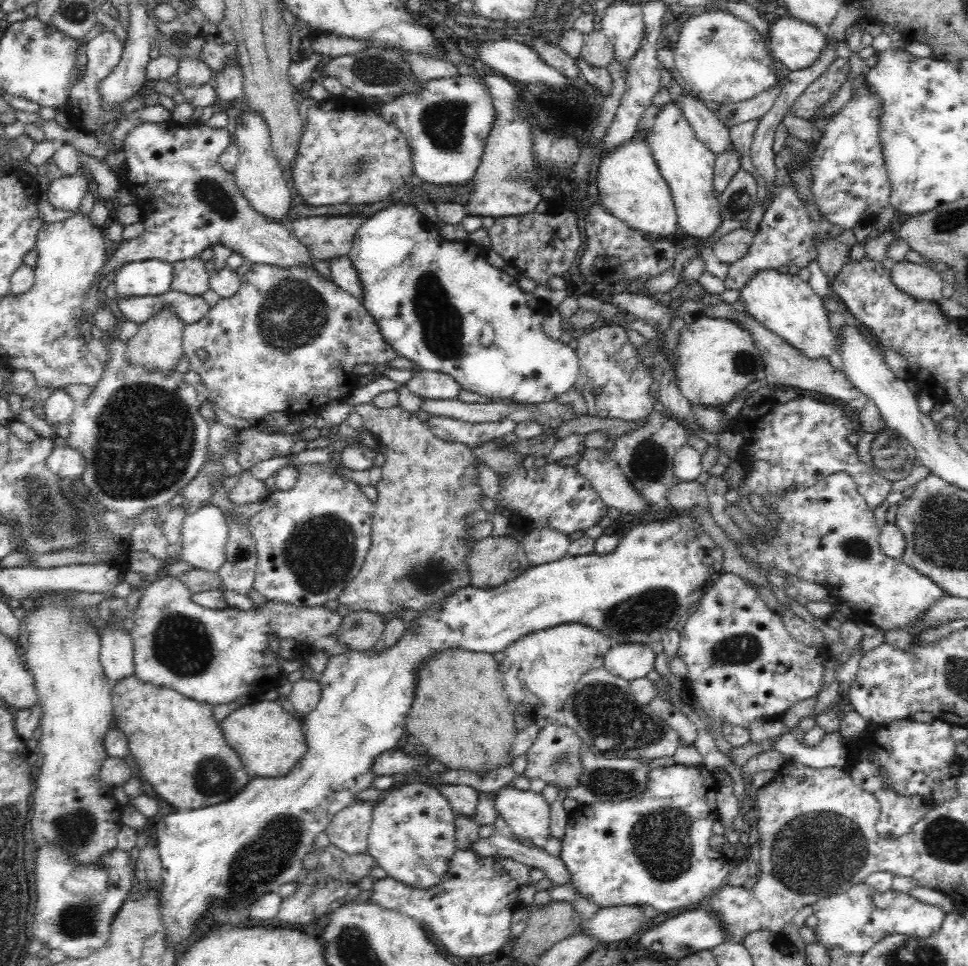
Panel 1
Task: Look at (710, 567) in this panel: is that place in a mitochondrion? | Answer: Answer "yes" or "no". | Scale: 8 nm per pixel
no

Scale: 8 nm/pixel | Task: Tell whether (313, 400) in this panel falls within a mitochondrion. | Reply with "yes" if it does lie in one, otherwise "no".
no

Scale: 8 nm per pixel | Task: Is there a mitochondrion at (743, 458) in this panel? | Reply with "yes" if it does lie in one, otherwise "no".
no

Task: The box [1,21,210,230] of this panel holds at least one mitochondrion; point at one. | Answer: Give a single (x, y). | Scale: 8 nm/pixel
(180, 41)

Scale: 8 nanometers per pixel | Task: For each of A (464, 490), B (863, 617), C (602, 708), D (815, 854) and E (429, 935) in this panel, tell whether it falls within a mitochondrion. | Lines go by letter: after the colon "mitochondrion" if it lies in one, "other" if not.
A: other
B: other
C: mitochondrion
D: mitochondrion
E: other

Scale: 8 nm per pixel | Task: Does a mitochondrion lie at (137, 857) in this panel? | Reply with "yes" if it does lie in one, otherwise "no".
no

